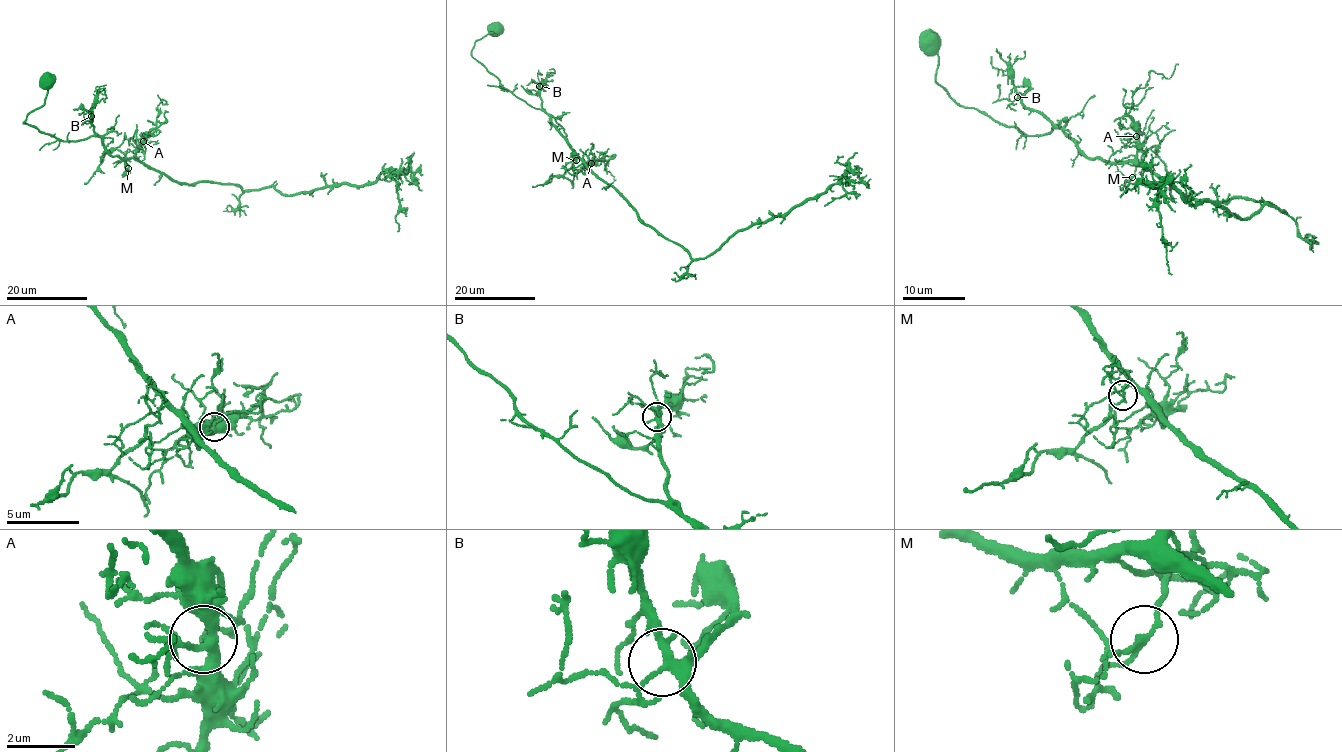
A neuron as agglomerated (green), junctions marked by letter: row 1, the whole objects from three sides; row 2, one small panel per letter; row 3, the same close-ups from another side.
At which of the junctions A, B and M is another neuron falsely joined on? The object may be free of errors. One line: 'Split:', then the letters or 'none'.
Split: none

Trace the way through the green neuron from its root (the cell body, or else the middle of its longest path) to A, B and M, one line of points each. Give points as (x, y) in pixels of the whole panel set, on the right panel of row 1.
A: (927, 39), (936, 81), (958, 103), (1026, 136), (1059, 128), (1110, 162), (1130, 162), (1136, 136)
B: (927, 39), (938, 55), (936, 81), (958, 103), (1015, 126), (1026, 136), (1042, 136), (1052, 128), (1017, 97)
M: (927, 39), (938, 55), (936, 81), (958, 103), (1026, 136), (1059, 128), (1088, 157), (1108, 160), (1132, 178)

